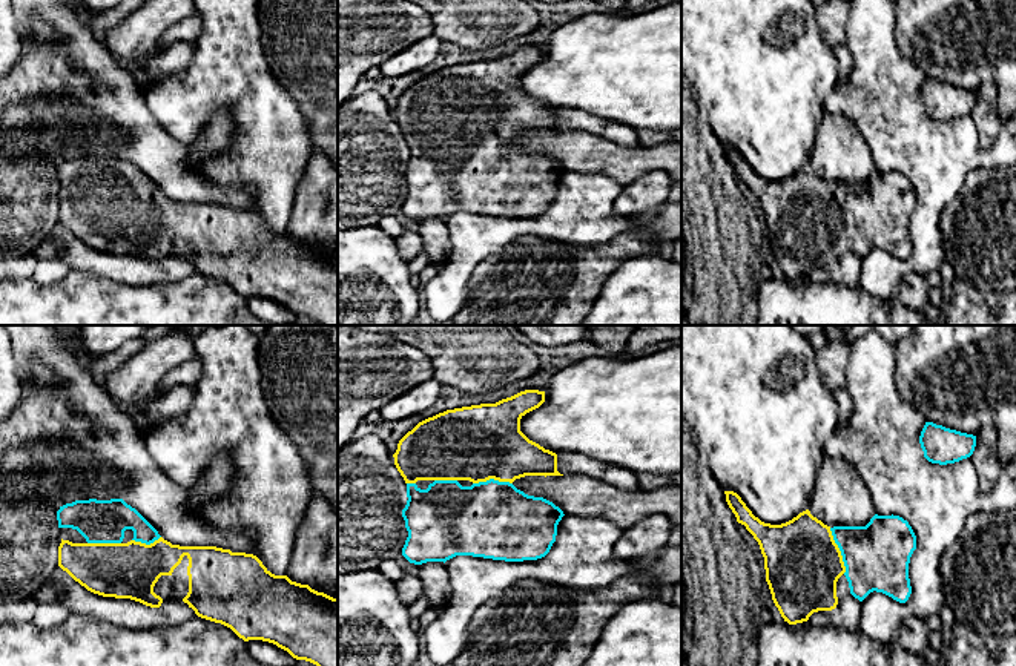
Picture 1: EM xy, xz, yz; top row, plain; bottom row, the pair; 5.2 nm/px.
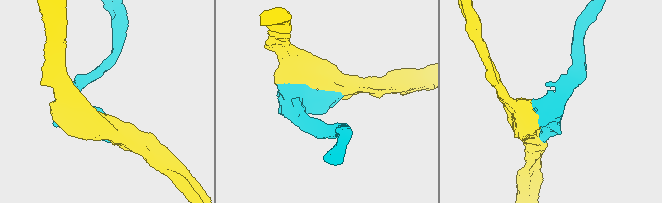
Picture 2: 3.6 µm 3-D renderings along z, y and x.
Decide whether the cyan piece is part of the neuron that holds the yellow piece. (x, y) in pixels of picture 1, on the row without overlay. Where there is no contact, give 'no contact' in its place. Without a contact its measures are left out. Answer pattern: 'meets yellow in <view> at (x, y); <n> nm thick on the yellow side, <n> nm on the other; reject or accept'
meets yellow in yz at (840, 207); 400 nm thick on the yellow side, 340 nm on the other; accept

